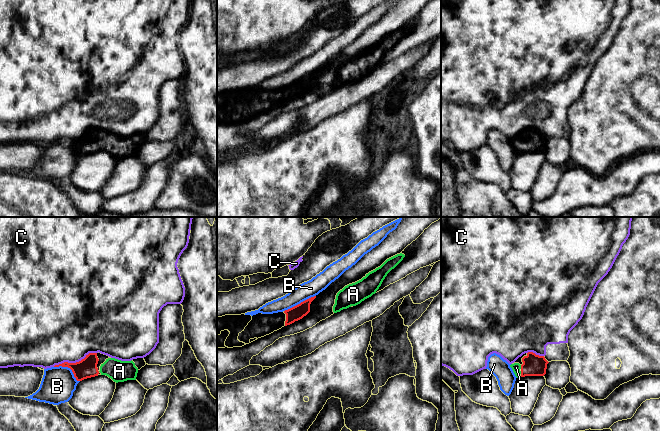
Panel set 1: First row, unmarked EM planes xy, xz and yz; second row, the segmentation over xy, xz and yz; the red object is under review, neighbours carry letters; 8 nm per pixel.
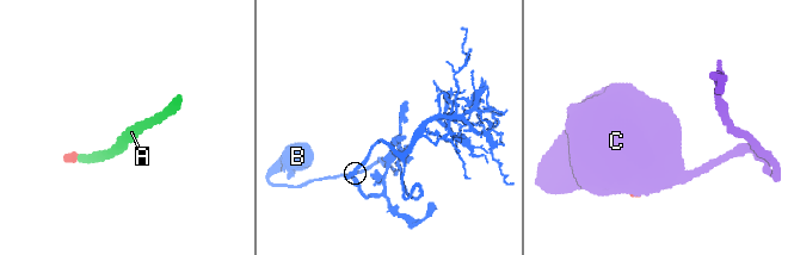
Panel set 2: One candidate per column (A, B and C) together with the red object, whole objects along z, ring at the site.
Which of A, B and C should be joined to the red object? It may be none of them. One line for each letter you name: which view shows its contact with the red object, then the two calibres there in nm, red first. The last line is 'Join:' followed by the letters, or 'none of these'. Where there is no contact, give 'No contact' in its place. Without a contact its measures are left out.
A: Touches red in yz. Thickness 180 nm (red) against 70 nm
Join: A

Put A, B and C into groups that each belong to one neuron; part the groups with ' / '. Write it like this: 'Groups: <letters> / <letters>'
Groups: A / B / C

